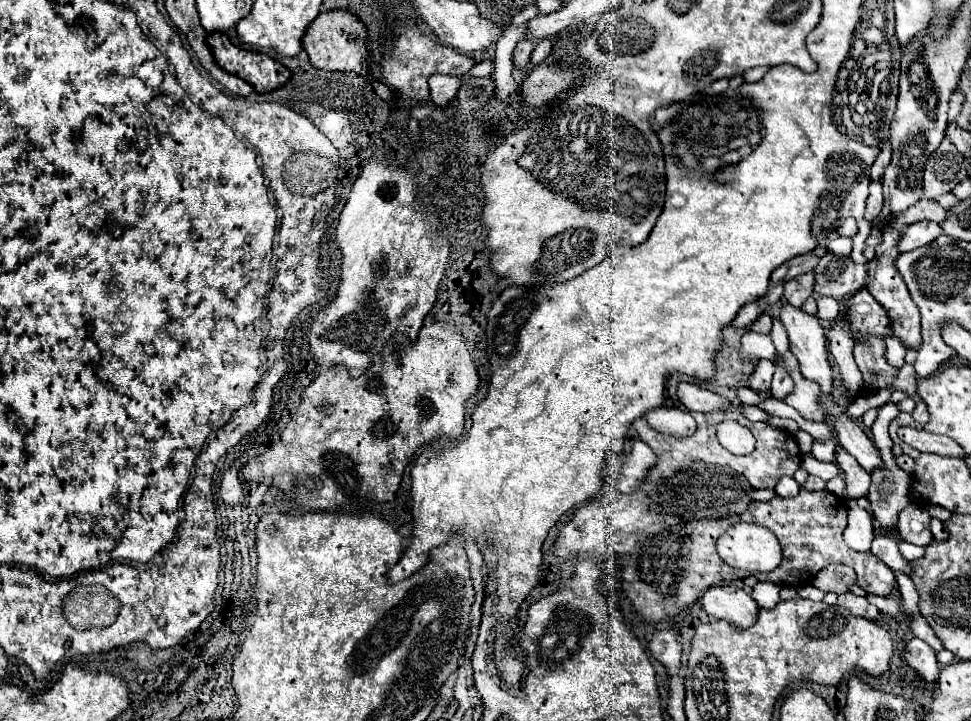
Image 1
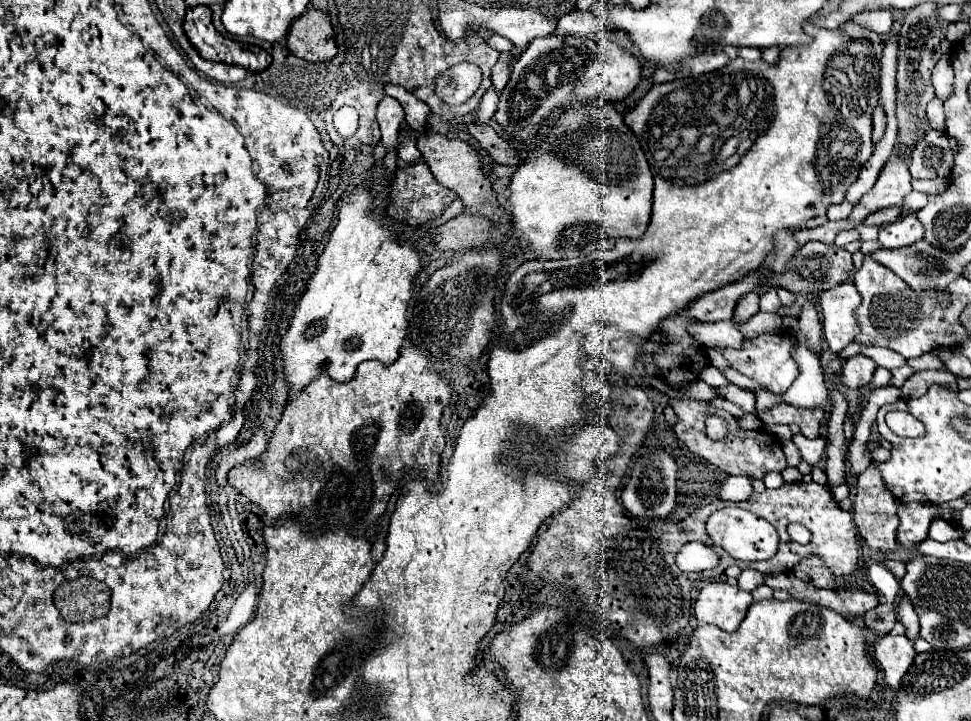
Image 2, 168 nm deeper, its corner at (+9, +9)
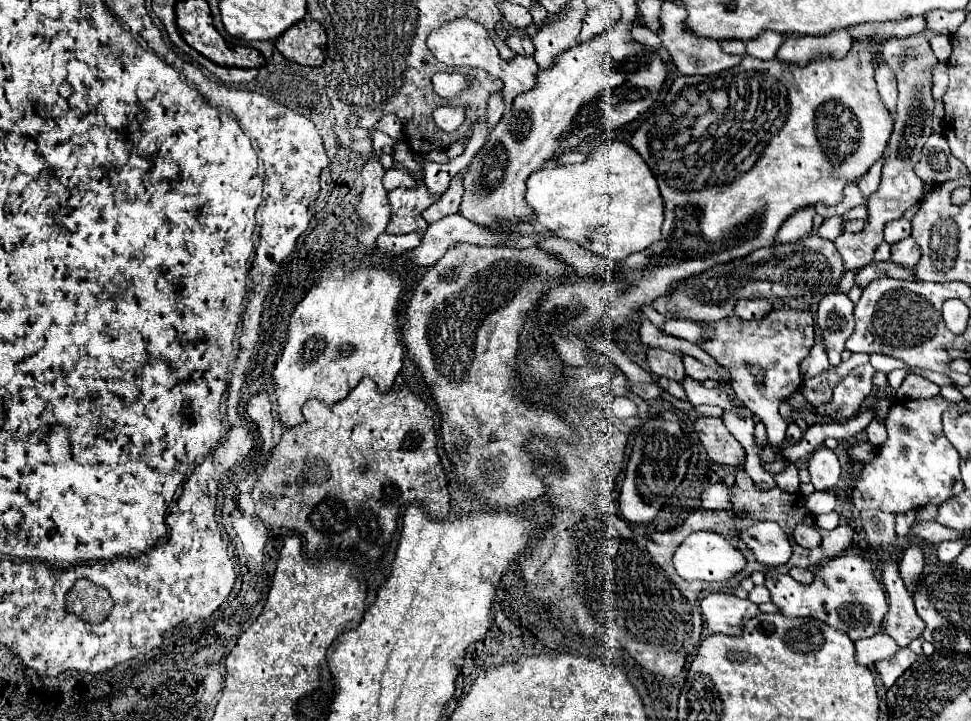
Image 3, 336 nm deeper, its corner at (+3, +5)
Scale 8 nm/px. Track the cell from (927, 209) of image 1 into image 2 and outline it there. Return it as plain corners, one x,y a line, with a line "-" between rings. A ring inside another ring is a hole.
890,207
890,209
882,209
882,211
876,211
872,215
868,215
864,219
866,225
874,225
874,227
880,227
880,225
886,225
886,223
892,223
896,221
898,217
902,217
904,209
902,207

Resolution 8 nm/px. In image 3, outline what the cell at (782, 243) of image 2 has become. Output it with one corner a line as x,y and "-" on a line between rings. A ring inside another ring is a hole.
800,209
800,213
792,213
788,221
778,229
778,241
782,243
794,243
802,237
808,237
812,233
812,217
814,209

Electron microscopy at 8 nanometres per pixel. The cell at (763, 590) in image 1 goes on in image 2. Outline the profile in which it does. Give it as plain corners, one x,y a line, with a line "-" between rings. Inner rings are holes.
744,569
738,577
738,587
744,591
754,591
760,585
764,585
764,575
756,569

